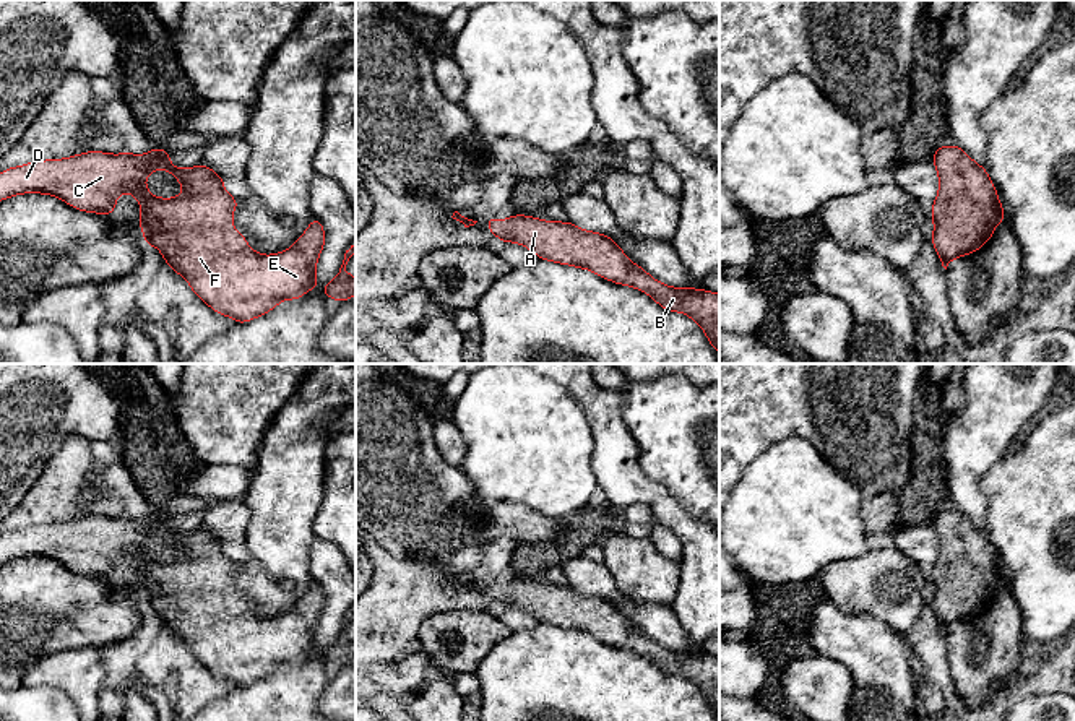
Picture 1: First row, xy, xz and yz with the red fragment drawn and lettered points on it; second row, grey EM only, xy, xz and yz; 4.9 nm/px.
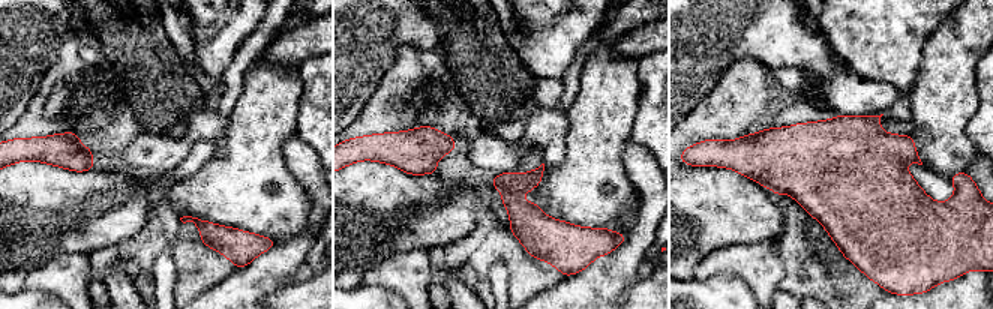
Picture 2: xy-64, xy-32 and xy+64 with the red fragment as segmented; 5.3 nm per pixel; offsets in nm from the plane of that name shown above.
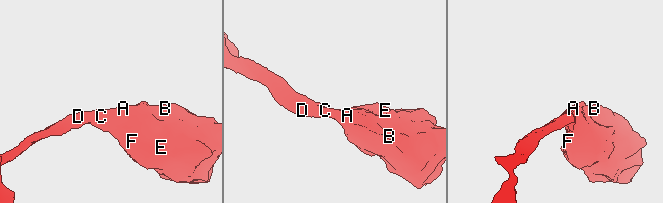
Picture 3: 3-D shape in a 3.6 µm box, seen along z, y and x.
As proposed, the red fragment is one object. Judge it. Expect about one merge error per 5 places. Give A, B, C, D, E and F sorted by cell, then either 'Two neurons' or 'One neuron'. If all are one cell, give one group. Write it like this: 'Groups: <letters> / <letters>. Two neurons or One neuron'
Groups: A B C D E F. One neuron

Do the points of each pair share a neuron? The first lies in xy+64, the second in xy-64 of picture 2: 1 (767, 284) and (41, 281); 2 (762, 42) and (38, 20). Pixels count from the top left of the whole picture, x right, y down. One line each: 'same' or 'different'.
1: same
2: same

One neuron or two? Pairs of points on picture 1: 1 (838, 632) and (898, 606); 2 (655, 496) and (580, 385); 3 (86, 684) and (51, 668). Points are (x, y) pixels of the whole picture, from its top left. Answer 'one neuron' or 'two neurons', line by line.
1: two neurons
2: one neuron
3: one neuron

